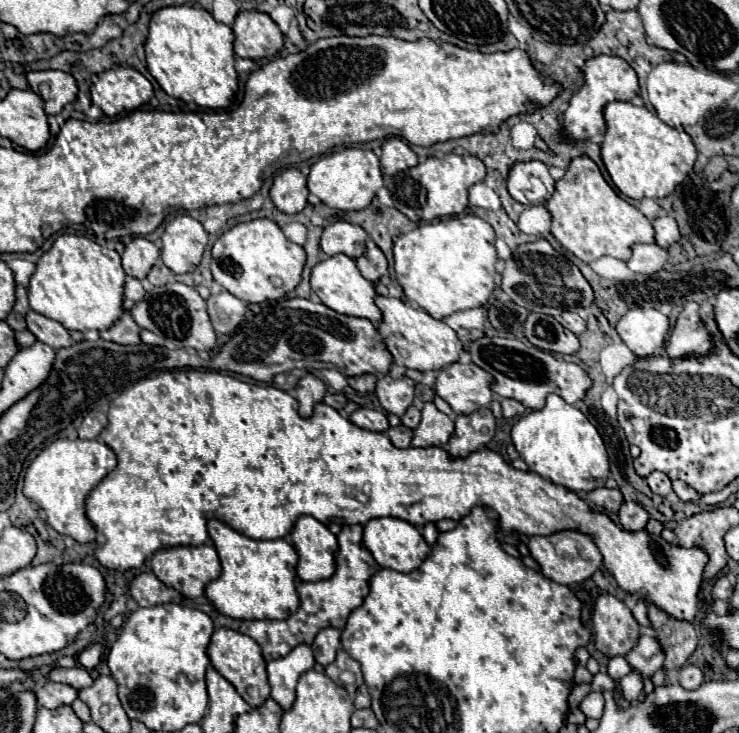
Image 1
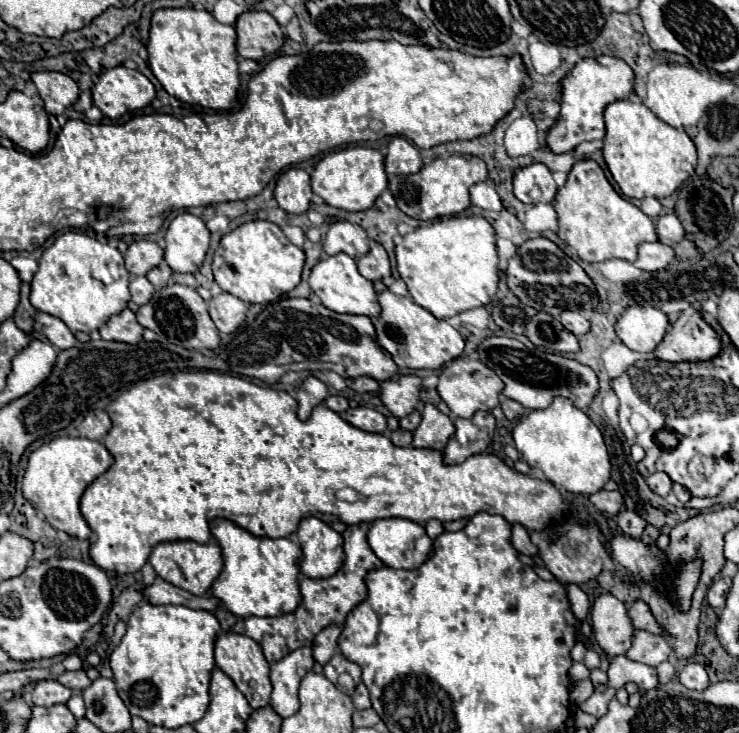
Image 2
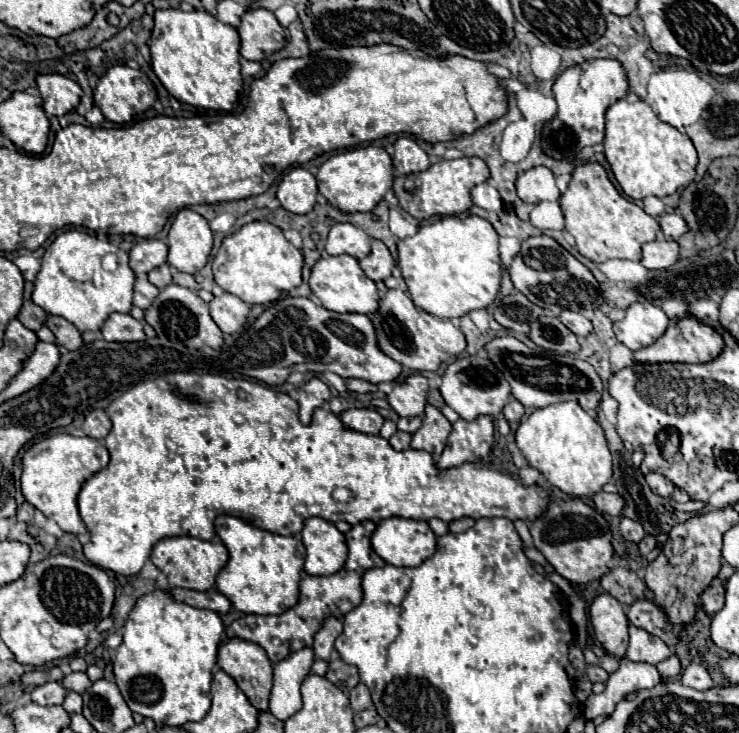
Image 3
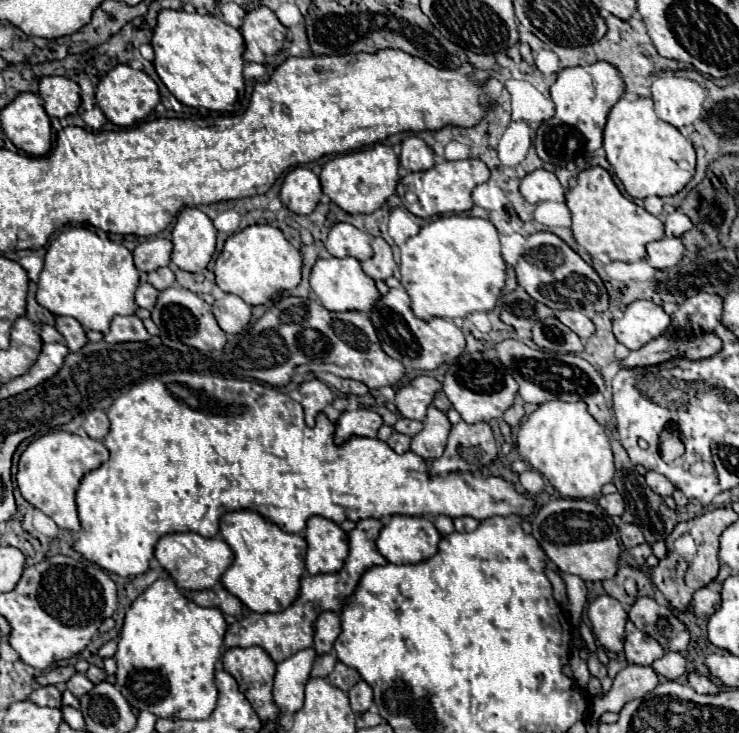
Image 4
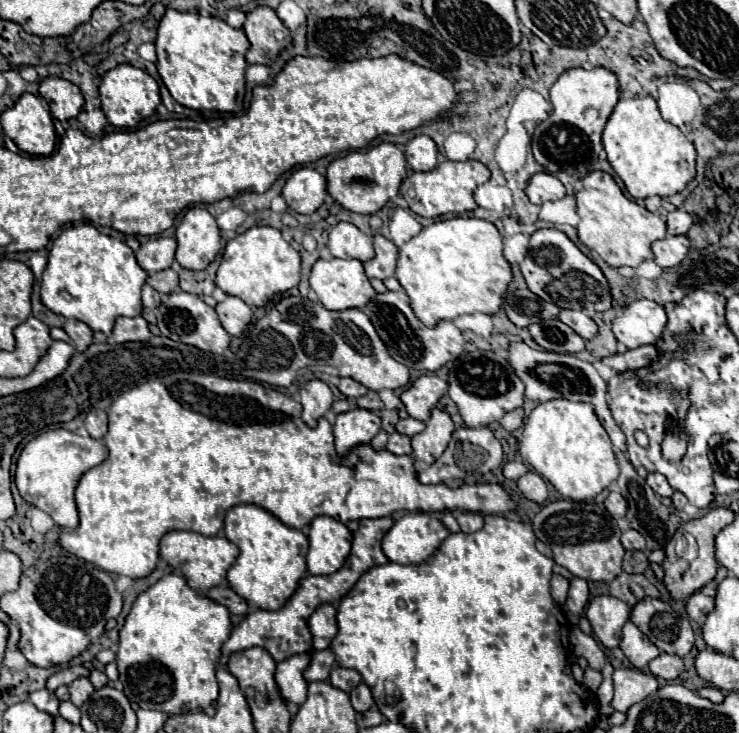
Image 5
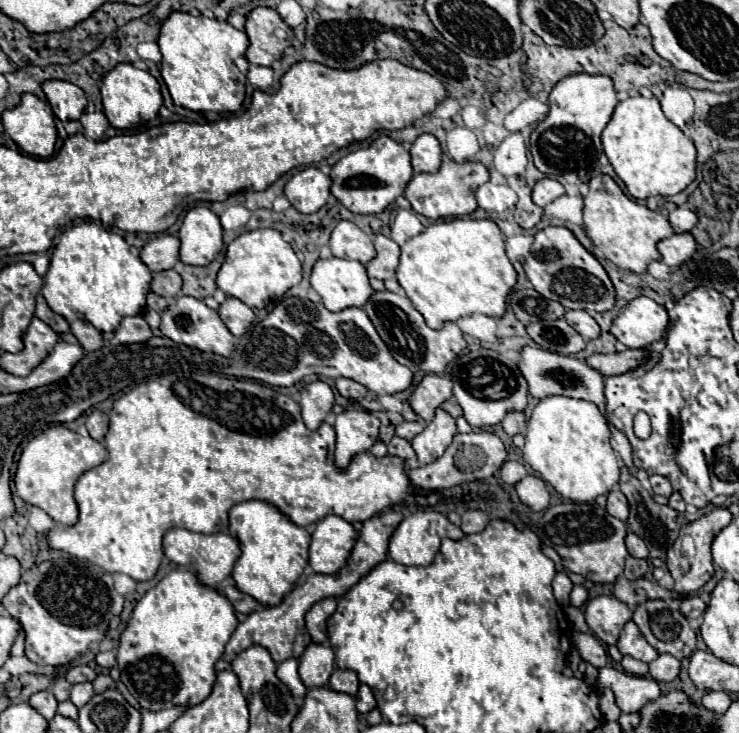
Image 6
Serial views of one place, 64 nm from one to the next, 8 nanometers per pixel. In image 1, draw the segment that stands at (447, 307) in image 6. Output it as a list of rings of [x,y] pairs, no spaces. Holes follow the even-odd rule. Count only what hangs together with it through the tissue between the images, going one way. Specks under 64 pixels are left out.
[[[474,214],[440,218],[418,226],[394,240],[394,272],[404,290],[404,296],[432,312],[438,320],[460,312],[484,306],[494,290],[496,250],[494,230],[488,222]]]

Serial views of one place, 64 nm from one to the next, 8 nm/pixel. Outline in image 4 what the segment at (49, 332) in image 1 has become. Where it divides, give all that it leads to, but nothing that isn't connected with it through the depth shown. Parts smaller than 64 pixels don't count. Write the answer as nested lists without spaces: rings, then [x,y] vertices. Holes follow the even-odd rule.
[[[60,316],[60,318],[56,318],[56,324],[54,326],[64,336],[64,342],[66,342],[66,346],[68,346],[70,352],[78,352],[86,344],[86,334],[84,334],[82,328],[78,332],[78,322],[74,318]]]

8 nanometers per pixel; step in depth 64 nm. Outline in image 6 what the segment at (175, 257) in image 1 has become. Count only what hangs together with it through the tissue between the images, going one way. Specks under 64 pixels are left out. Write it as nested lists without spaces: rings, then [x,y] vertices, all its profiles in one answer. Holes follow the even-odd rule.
[[[206,206],[188,210],[180,230],[180,262],[208,266],[222,250],[222,226],[218,216]]]

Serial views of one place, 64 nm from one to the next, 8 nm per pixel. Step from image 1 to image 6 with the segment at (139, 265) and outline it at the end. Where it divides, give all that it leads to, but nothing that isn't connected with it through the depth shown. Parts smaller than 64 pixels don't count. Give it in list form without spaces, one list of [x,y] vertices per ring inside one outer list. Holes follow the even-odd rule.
[[[158,236],[148,240],[140,250],[140,260],[150,268],[150,272],[170,270],[178,260],[180,242],[176,236]]]

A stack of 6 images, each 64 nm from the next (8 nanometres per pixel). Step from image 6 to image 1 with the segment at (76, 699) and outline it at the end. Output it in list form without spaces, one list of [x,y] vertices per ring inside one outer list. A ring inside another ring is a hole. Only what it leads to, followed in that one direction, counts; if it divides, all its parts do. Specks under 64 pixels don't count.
[[[54,666],[54,668],[48,672],[48,680],[52,680],[52,682],[62,682],[62,684],[70,684],[70,686],[74,686],[76,690],[86,688],[86,686],[92,684],[92,678],[90,678],[88,670],[84,670],[82,666],[74,666],[74,668]]]

